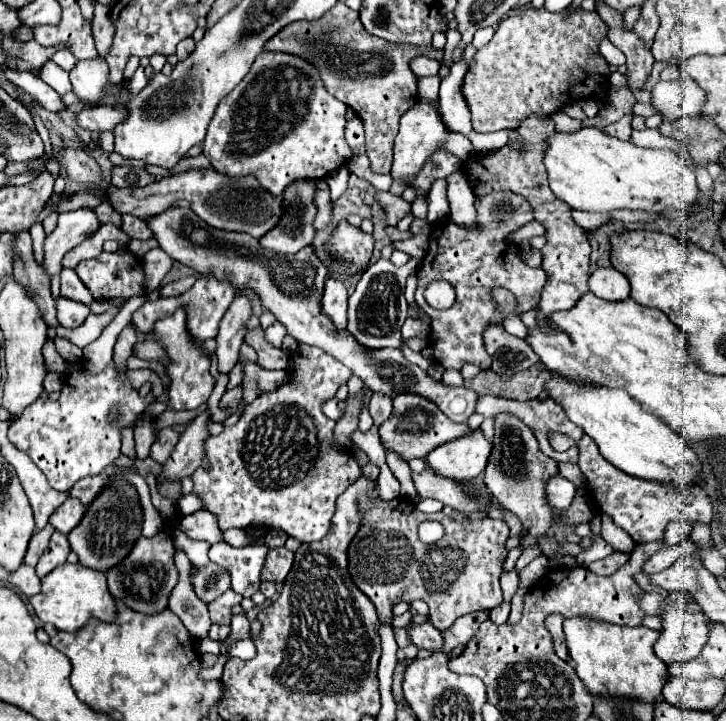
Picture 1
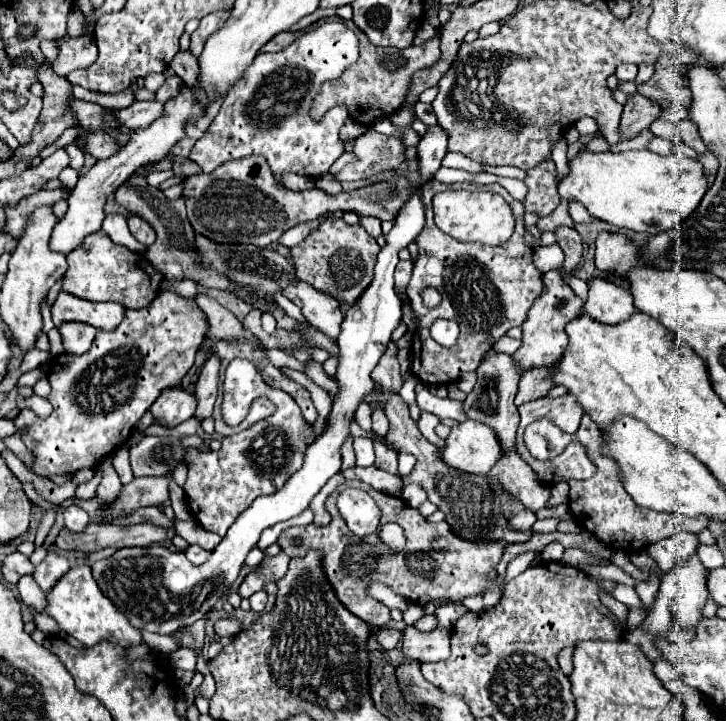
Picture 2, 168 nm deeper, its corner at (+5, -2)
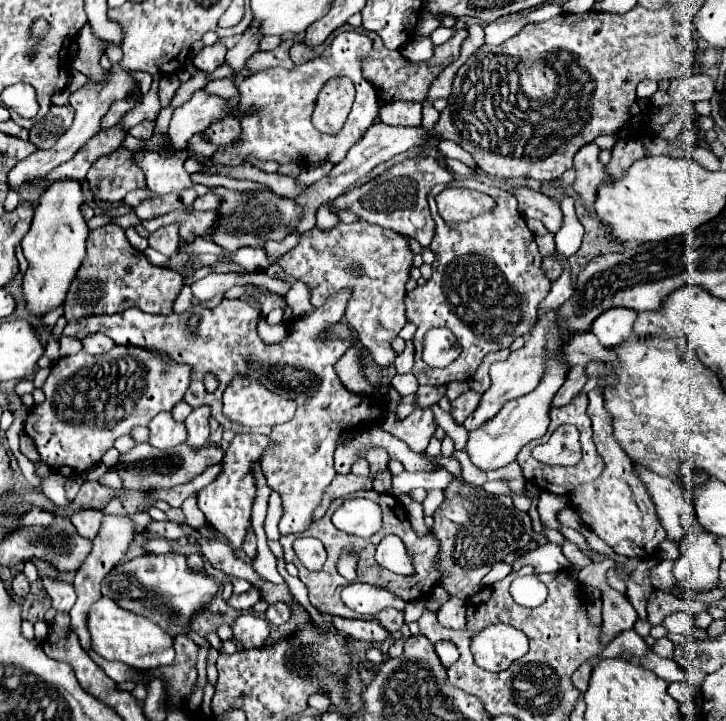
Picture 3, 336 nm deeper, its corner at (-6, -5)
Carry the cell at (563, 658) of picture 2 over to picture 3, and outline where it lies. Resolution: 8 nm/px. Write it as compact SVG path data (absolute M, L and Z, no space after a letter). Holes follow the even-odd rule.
M583 662L583 664L581 664L581 666L579 666L575 672L573 672L573 676L571 676L573 686L575 686L577 690L581 690L581 694L585 694L585 692L587 692L591 672L593 672L593 666L591 666L589 662Z

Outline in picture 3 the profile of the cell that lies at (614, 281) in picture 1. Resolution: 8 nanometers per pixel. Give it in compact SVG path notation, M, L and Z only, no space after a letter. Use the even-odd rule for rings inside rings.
M613 308L603 312L591 326L591 332L599 338L601 346L605 348L613 348L623 344L631 330L633 330L633 322L637 318L635 310L627 310L627 308Z

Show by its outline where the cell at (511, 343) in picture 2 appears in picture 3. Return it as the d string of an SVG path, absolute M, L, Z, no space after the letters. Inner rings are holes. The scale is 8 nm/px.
M501 350L501 352L487 354L487 356L483 358L483 362L481 362L479 370L475 372L475 376L467 382L467 384L469 384L469 388L471 388L471 390L475 390L475 392L481 392L481 394L483 394L483 390L487 390L487 388L489 388L489 384L491 384L491 380L489 380L489 366L491 366L493 362L507 360L507 356L509 356L509 354L511 354L509 350Z

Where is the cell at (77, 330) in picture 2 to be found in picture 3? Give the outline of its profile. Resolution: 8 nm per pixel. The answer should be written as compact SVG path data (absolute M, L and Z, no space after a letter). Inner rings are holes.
M93 334L83 340L83 350L89 354L103 354L103 352L111 350L113 346L117 346L117 344L111 342L111 338L107 338L105 334Z

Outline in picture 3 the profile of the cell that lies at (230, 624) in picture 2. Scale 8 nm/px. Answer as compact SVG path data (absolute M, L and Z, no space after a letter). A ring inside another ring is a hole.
M241 614L231 628L243 648L261 648L269 638L269 622L257 614Z

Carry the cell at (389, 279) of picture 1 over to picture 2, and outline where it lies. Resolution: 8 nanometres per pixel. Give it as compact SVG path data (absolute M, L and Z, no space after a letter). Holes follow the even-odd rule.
M428 125L426 135L418 143L418 173L420 173L420 185L412 189L412 195L400 209L396 223L392 231L386 235L386 245L378 253L378 261L374 267L374 279L356 299L356 303L348 309L340 337L338 337L338 347L340 347L340 365L336 379L340 383L340 391L332 399L332 409L326 419L324 431L316 437L316 443L312 443L306 451L304 465L300 471L296 471L288 483L272 493L272 495L262 495L252 501L252 505L232 523L228 529L226 537L220 541L220 545L212 551L212 557L204 565L192 565L182 551L174 551L164 545L148 545L148 547L128 547L128 549L118 549L112 557L102 559L92 565L94 579L102 593L128 617L132 627L140 631L152 631L152 633L174 633L182 625L192 625L196 619L204 617L216 601L220 601L224 595L230 593L230 585L236 581L244 559L248 551L258 543L260 533L280 521L286 521L298 513L302 513L310 499L322 489L322 485L340 471L342 455L340 447L342 443L350 437L350 425L354 423L354 413L358 405L364 401L364 397L374 391L374 379L372 371L380 357L384 355L394 329L402 321L402 301L396 295L394 272L399 262L398 253L404 249L414 237L419 235L424 227L424 203L420 199L422 185L430 181L438 169L442 167L442 159L448 151L448 133L438 127L438 125Z

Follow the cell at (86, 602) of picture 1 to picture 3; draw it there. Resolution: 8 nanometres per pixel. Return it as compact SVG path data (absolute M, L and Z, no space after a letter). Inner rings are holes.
M101 598L91 606L87 626L93 640L93 650L105 660L119 660L143 672L157 666L171 665L174 661L173 638L163 634L163 628L155 626L155 622L119 608L115 602L111 602L111 598Z

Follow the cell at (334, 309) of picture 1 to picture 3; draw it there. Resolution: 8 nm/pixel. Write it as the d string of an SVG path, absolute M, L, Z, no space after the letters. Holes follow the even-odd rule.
M293 280L293 288L289 290L289 294L285 298L287 298L287 304L293 308L295 318L307 316L313 310L313 306L309 302L309 288L299 280Z

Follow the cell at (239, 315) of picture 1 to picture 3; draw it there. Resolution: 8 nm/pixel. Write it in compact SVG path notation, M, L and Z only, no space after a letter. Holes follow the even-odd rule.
M201 406L201 408L195 408L185 418L187 444L193 450L199 450L199 448L209 444L209 416L211 416L211 410L207 406Z

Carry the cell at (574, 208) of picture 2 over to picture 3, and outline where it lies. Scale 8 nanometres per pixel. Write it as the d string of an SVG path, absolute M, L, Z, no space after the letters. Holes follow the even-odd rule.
M527 186L515 190L515 198L521 204L523 218L537 218L537 220L541 220L543 226L547 228L547 232L551 232L551 234L555 234L561 228L563 216L561 216L557 200L551 200L551 198L539 194L539 192L533 192Z

